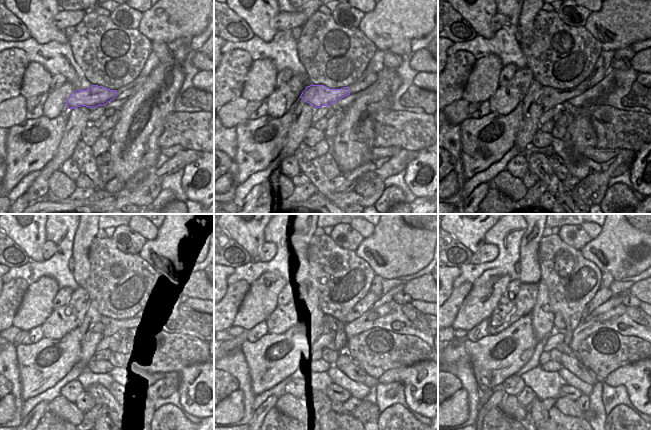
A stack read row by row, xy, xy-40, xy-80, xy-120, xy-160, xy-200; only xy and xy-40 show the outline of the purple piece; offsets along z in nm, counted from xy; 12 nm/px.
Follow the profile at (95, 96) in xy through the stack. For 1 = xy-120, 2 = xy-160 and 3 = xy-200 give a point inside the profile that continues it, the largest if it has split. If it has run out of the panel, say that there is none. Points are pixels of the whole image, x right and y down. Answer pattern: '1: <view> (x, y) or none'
1: xy-120 (141, 305)
2: xy-160 (364, 305)
3: xy-200 (602, 295)

